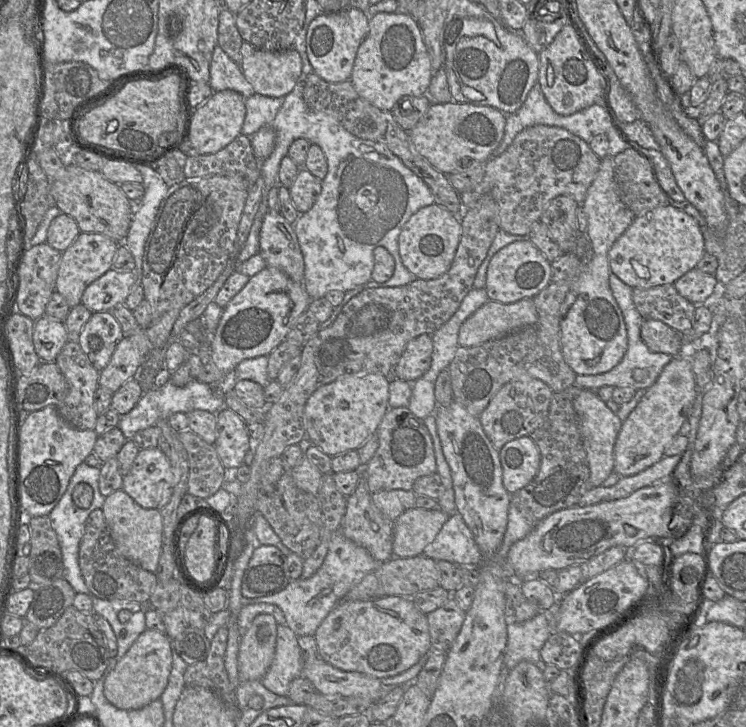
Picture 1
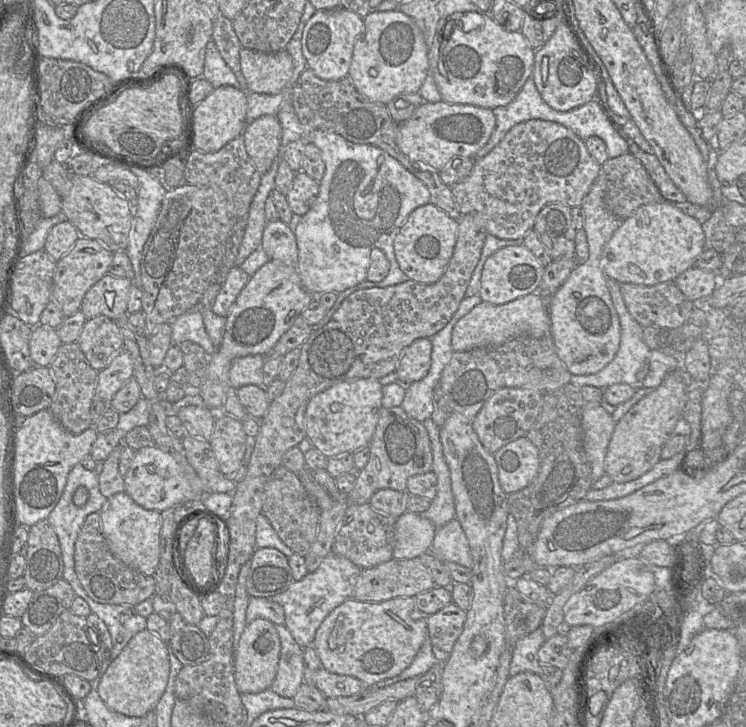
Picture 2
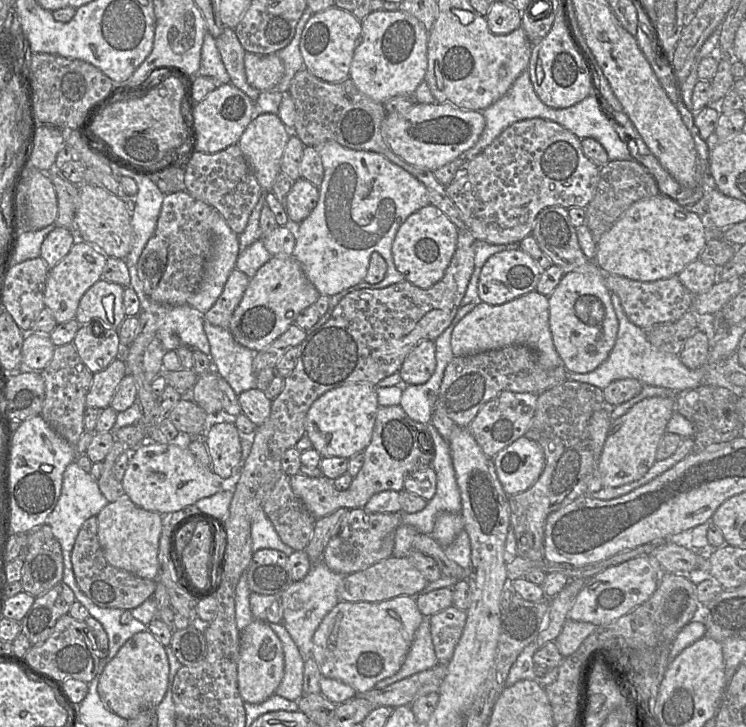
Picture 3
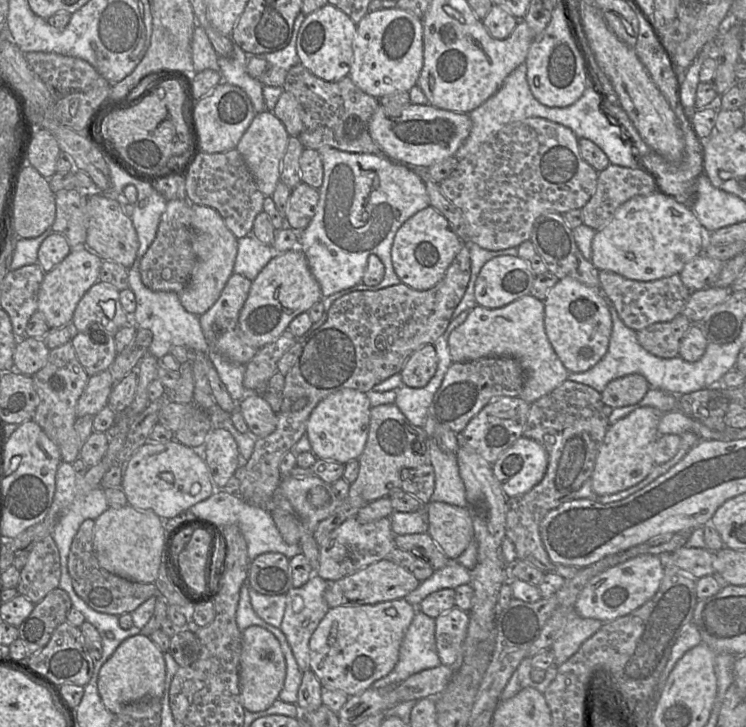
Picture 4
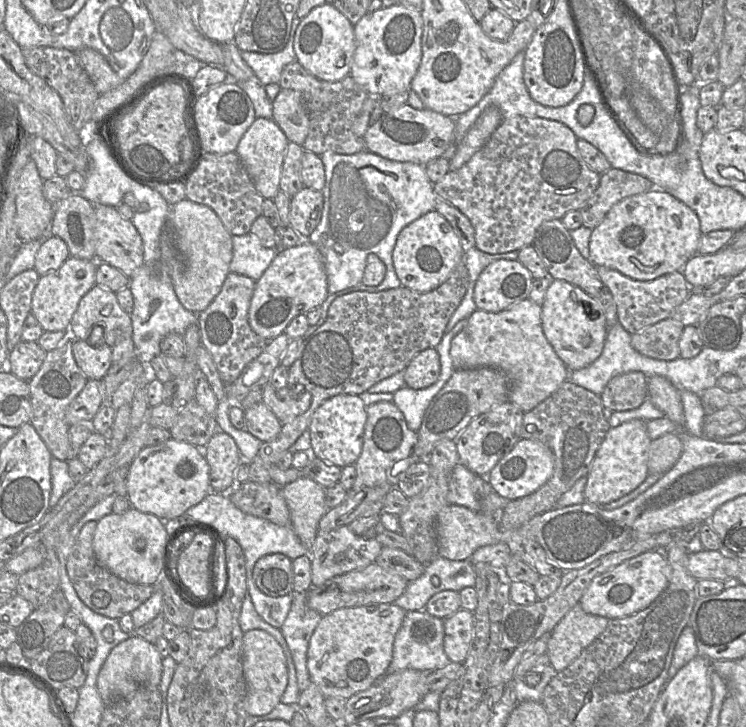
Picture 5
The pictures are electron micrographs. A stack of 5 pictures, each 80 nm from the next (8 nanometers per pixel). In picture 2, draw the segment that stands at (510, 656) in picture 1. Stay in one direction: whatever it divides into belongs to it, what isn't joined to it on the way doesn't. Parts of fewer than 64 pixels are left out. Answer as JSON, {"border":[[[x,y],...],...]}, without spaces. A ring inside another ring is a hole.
{"border":[[[540,627],[517,640],[512,652],[509,677],[521,672],[533,672],[541,675],[542,669],[541,662],[538,659],[538,650],[545,641],[545,636]]]}

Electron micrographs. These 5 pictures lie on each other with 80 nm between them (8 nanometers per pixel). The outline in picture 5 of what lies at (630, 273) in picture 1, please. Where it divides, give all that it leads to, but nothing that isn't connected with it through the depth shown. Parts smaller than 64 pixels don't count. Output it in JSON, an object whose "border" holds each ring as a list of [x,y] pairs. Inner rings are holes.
{"border":[[[653,187],[612,206],[603,221],[592,230],[590,262],[635,280],[651,281],[674,271],[683,271],[685,263],[697,254],[701,236],[696,213],[667,191]]]}

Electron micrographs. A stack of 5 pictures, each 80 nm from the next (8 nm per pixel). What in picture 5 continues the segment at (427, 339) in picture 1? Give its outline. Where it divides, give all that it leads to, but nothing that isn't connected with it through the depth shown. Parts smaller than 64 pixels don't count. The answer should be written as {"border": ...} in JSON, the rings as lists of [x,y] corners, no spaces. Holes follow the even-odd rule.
{"border":[[[435,348],[419,352],[404,369],[405,386],[424,389],[433,385],[440,376],[440,358]]]}

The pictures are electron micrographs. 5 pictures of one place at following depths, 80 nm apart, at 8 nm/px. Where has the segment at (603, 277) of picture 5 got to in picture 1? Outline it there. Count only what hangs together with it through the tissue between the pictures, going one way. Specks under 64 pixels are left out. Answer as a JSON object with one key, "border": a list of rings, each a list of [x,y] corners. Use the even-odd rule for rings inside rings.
{"border":[[[673,284],[633,288],[633,303],[644,320],[658,320],[678,332],[688,333],[696,306],[681,296]]]}

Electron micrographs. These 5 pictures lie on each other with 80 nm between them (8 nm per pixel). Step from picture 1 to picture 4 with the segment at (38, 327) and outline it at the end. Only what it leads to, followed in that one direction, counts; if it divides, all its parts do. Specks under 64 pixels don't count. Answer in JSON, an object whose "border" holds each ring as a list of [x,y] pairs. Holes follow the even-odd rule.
{"border":[[[20,338],[13,353],[14,368],[22,374],[33,376],[44,367],[49,352],[43,338]]]}

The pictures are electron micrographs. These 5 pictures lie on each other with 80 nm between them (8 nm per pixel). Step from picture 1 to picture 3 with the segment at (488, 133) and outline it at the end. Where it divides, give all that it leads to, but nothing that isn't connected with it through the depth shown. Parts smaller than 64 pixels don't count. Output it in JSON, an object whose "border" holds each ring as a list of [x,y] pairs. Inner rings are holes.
{"border":[[[417,103],[405,112],[388,114],[382,124],[382,135],[403,160],[435,171],[473,147],[485,125],[482,111],[464,110],[448,103]]]}

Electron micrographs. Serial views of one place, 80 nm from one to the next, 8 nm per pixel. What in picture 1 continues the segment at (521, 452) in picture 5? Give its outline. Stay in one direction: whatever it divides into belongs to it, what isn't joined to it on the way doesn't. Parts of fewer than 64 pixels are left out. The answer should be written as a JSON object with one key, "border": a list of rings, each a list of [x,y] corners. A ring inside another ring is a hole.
{"border":[[[530,436],[507,442],[499,450],[505,489],[513,494],[528,485],[540,468],[539,449]]]}

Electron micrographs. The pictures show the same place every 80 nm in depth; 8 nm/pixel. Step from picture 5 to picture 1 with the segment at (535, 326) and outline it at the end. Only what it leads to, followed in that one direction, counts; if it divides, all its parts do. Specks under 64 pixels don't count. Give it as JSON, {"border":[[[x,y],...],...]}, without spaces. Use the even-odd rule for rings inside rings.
{"border":[[[532,298],[514,303],[488,301],[470,315],[458,333],[460,347],[471,347],[501,338],[538,320]]]}

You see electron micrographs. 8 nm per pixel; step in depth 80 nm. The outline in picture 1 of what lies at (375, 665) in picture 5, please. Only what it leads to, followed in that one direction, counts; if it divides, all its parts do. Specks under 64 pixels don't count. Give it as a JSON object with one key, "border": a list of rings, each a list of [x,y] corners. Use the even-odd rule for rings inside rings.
{"border":[[[393,595],[366,601],[343,599],[331,610],[314,635],[319,657],[340,670],[361,672],[379,679],[408,670],[431,651],[427,615],[418,609],[412,598]]]}

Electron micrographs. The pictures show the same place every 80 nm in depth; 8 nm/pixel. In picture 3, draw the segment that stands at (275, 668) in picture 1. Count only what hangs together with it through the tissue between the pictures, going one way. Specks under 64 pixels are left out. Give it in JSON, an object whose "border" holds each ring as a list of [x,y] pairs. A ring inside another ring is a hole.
{"border":[[[267,623],[282,642],[284,652],[284,675],[275,694],[292,701],[303,695],[304,660],[298,647],[282,623]]]}

